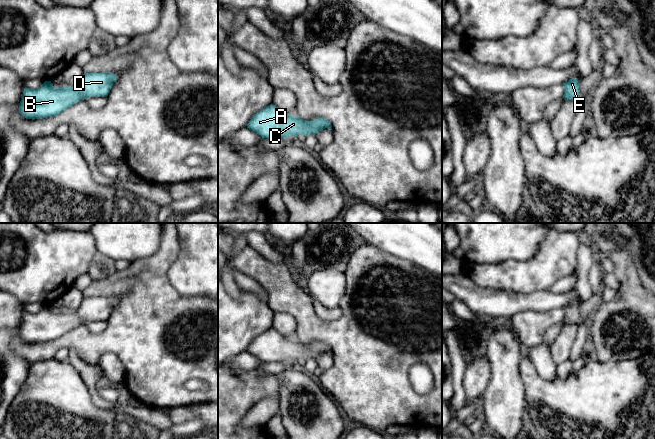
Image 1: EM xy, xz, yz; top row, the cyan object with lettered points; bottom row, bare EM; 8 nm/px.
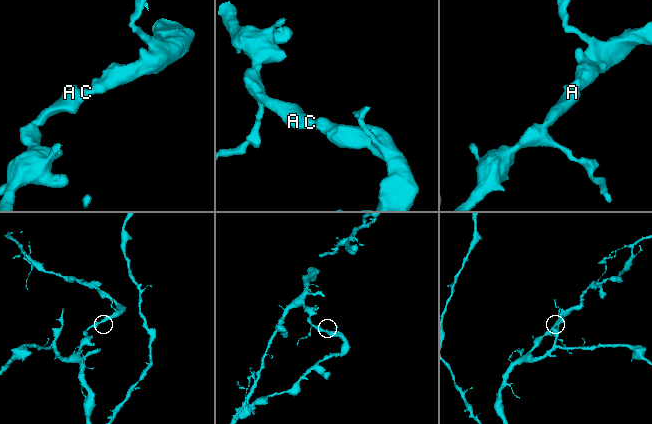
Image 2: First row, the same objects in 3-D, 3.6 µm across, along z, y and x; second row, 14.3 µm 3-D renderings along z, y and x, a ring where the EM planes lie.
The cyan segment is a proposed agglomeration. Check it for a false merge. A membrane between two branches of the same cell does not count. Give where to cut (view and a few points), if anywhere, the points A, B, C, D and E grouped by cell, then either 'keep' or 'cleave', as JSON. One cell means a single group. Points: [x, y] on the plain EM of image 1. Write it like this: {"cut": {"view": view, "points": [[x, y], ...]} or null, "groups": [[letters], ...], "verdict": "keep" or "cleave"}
{"cut": null, "groups": [["A", "B", "C", "D", "E"]], "verdict": "keep"}

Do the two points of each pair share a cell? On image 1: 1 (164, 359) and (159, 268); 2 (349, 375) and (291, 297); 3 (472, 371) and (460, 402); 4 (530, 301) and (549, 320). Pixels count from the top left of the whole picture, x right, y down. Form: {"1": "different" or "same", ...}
{"1": "same", "2": "same", "3": "different", "4": "different"}

